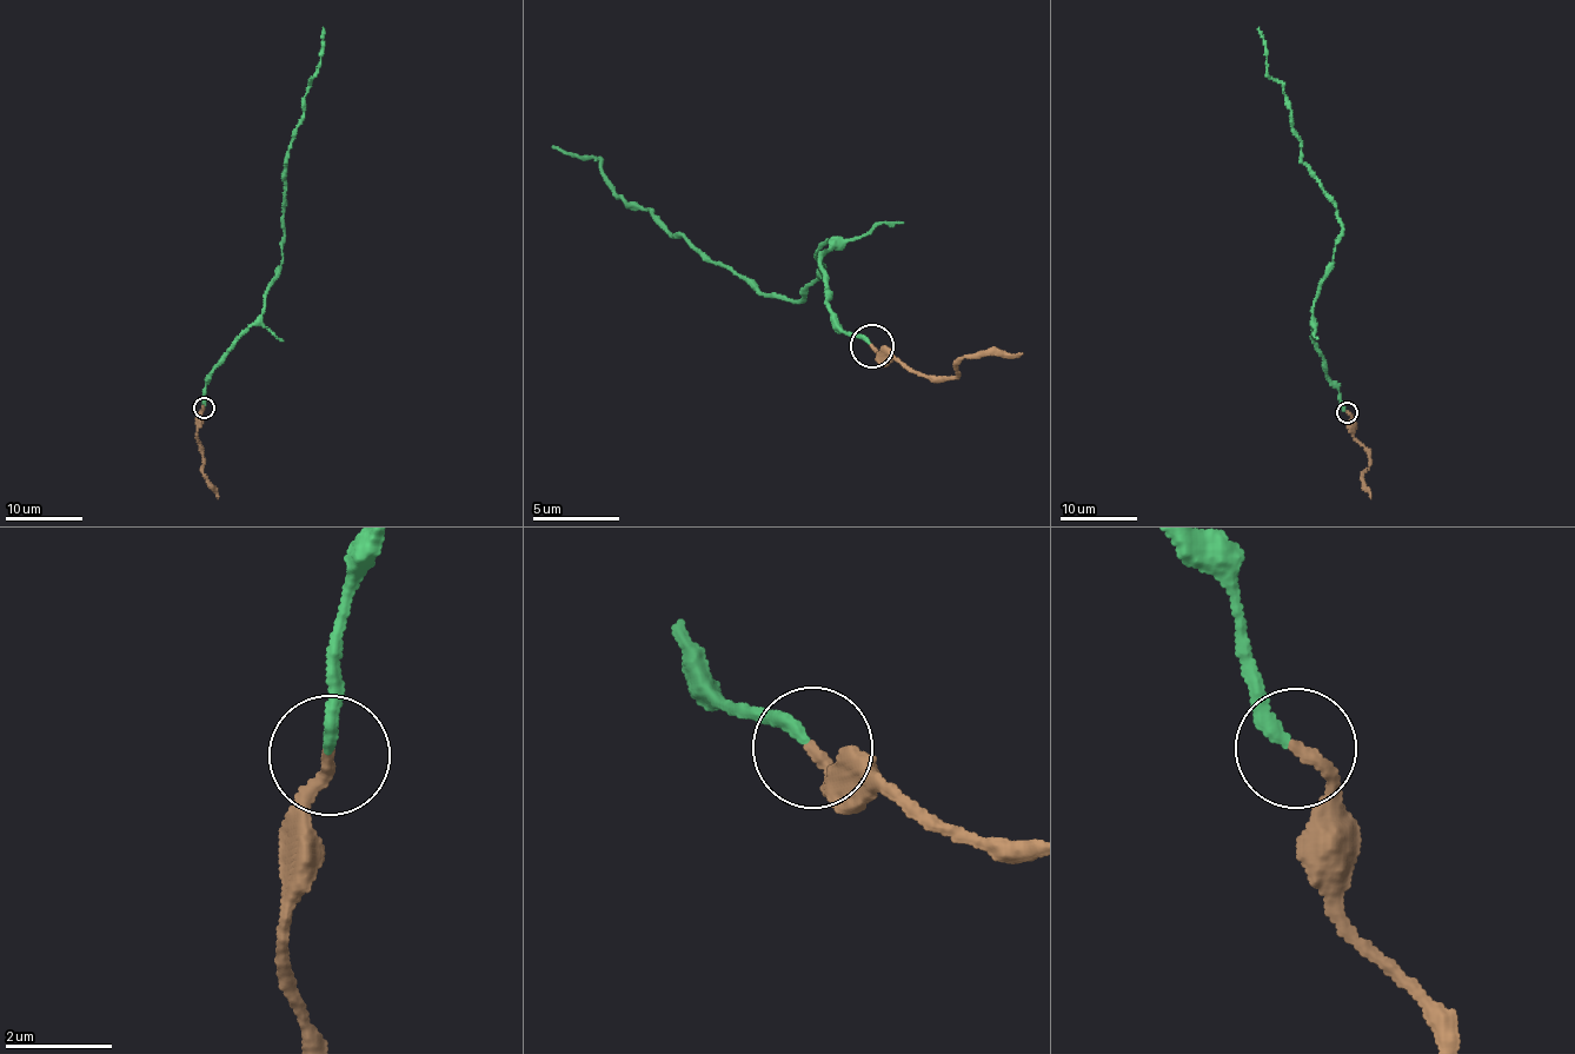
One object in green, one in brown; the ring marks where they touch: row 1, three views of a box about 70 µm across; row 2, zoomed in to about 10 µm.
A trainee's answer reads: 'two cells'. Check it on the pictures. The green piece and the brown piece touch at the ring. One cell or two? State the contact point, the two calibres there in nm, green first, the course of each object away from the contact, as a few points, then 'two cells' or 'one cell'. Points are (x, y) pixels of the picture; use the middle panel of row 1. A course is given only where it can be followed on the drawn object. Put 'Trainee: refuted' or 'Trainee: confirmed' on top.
Trainee: refuted
at (872, 345); 260 nm thick on the green side, 240 nm on the other; green runs (871, 344), (825, 306), (830, 240), (792, 300), (756, 290), (626, 207), (602, 158), (552, 148); brown runs (871, 344), (878, 356), (899, 358), (931, 378), (961, 373), (958, 363), (970, 357), (1023, 355); one cell

